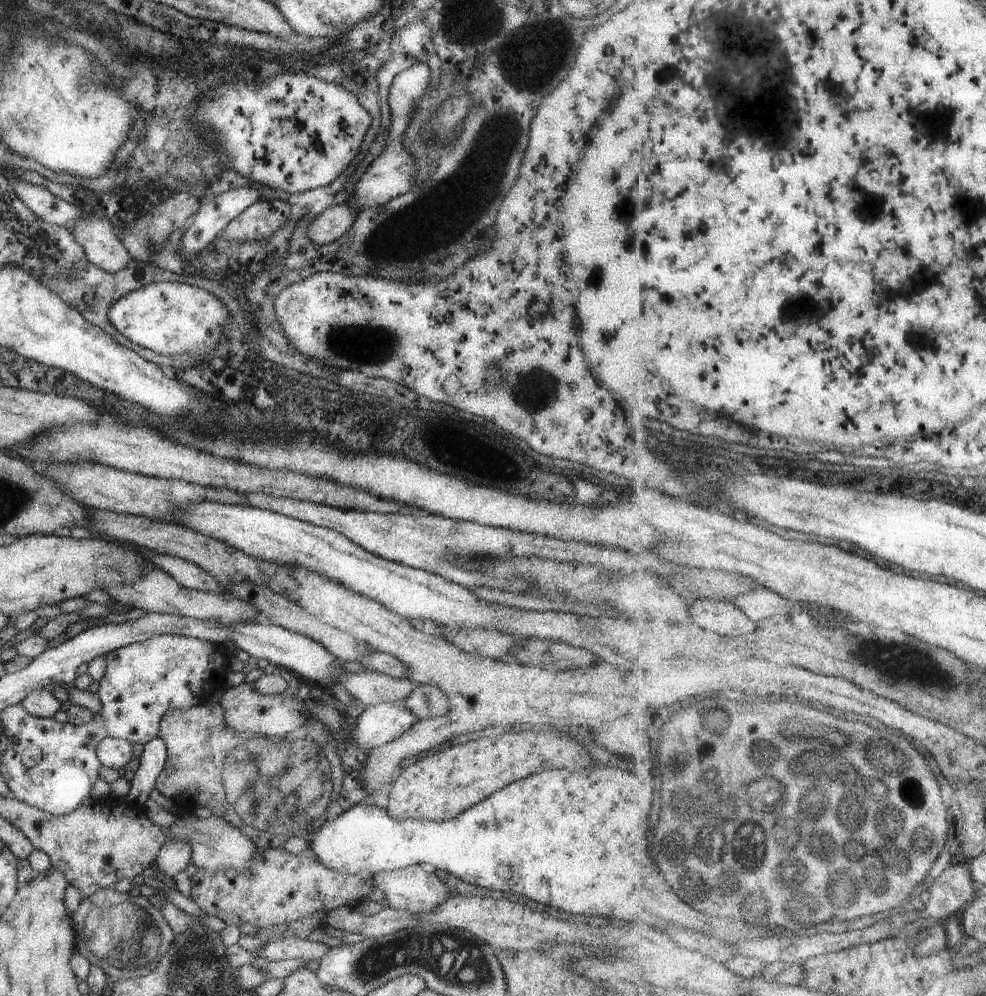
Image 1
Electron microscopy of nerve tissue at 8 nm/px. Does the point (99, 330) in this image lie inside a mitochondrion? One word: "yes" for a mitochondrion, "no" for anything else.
no

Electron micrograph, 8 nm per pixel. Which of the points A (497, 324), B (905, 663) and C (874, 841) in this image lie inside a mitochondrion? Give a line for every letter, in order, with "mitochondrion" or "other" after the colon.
A: other
B: mitochondrion
C: mitochondrion

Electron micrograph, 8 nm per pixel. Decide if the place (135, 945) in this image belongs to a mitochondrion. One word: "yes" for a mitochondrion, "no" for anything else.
yes

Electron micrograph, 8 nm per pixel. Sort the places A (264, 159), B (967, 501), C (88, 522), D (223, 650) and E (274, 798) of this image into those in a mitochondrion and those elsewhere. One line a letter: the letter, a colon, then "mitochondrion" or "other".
A: other
B: other
C: other
D: other
E: mitochondrion

